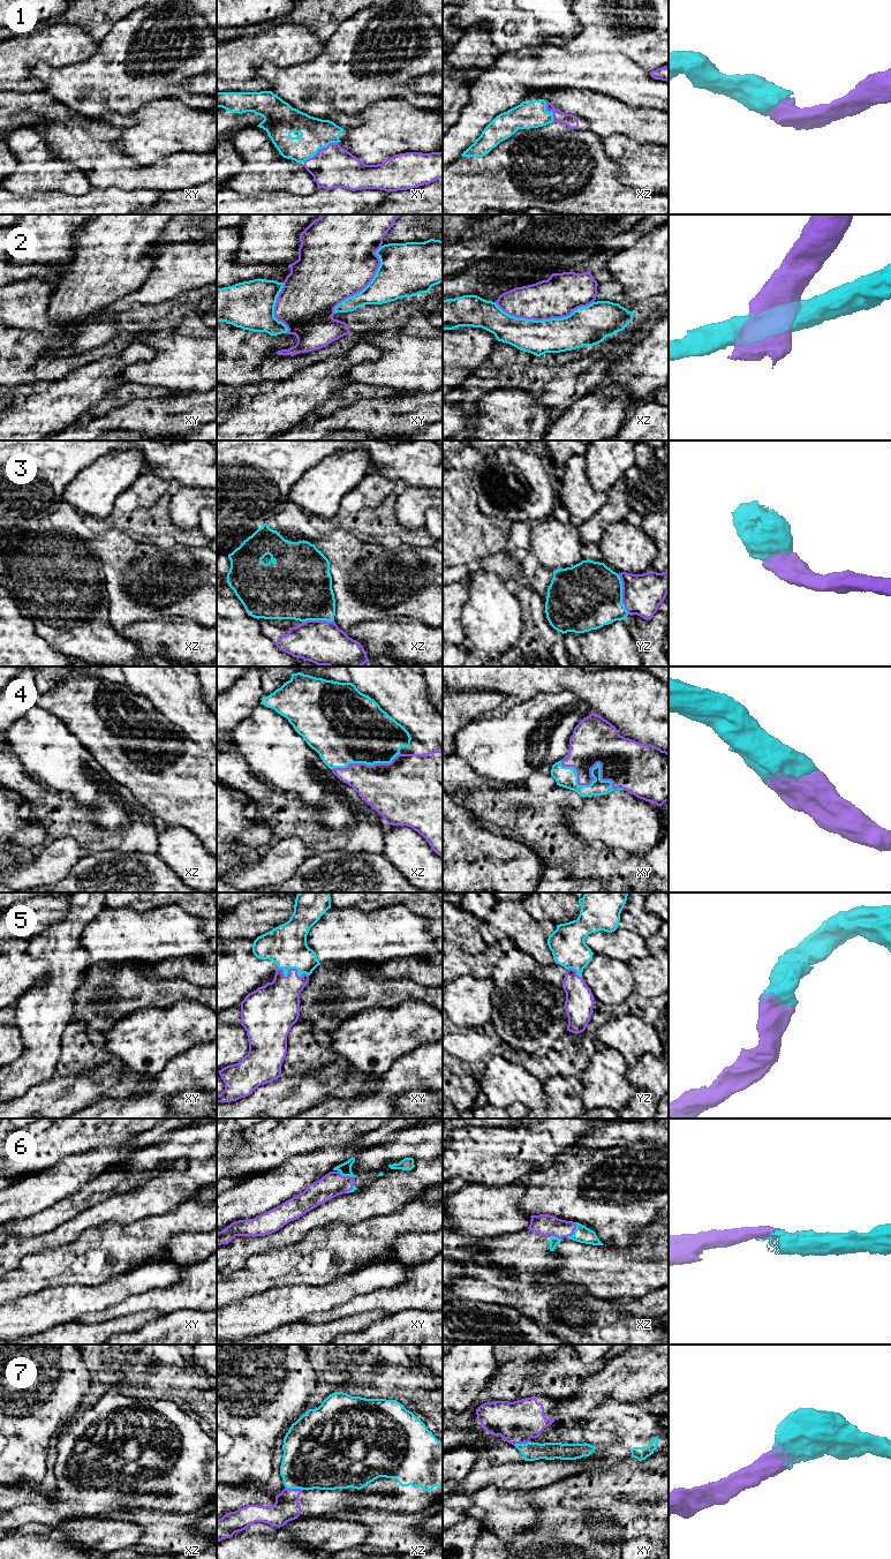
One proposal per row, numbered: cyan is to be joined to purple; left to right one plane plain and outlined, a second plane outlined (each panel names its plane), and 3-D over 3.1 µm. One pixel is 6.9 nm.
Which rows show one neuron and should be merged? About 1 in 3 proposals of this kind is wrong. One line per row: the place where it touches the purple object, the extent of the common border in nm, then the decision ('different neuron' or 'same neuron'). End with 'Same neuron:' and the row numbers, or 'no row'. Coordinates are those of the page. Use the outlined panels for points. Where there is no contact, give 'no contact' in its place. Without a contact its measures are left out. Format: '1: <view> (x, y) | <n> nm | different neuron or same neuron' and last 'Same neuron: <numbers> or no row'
1: xy (319, 149) | 280 nm | same neuron
2: xz (544, 318) | 700 nm | different neuron
3: yz (623, 594) | 280 nm | same neuron
4: xy (590, 774) | 480 nm | same neuron
5: xy (292, 969) | 240 nm | same neuron
6: xz (574, 1229) | 130 nm | same neuron
7: xz (294, 1489) | 130 nm | same neuron
Same neuron: 1, 3, 4, 5, 6, 7

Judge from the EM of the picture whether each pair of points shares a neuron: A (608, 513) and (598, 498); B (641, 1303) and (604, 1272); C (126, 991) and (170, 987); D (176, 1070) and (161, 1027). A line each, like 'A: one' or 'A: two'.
A: two
B: two
C: one
D: two

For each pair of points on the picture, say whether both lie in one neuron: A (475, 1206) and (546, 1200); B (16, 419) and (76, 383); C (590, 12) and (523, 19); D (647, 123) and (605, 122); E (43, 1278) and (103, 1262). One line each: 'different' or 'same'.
A: different
B: same
C: different
D: same
E: same

